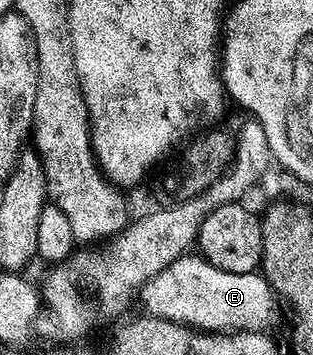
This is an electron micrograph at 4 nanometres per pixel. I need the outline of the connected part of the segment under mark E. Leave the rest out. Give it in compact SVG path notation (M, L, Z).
M195 253L182 255L177 261L170 263L161 273L144 285L141 300L147 308L146 314L173 322L187 324L194 329L206 332L259 331L270 332L271 326L279 319L280 296L275 294L267 278L262 273L225 273L212 263Z

